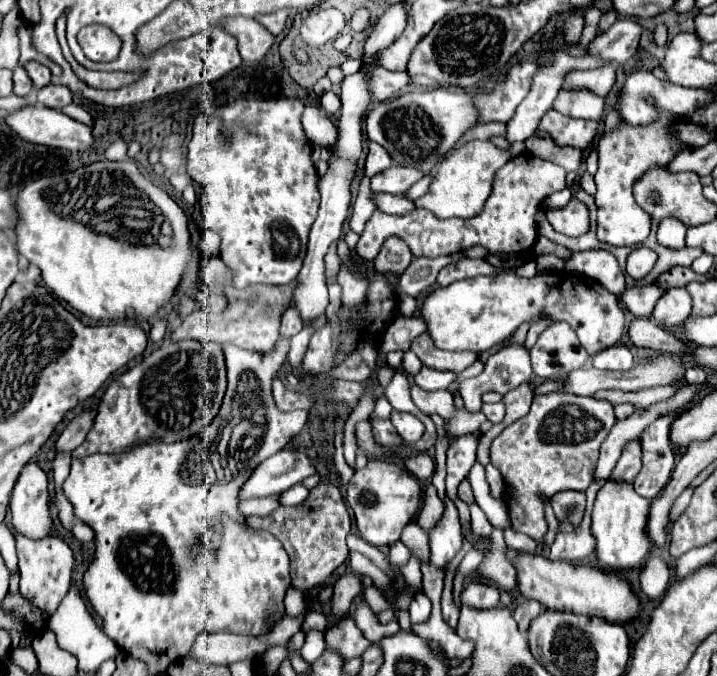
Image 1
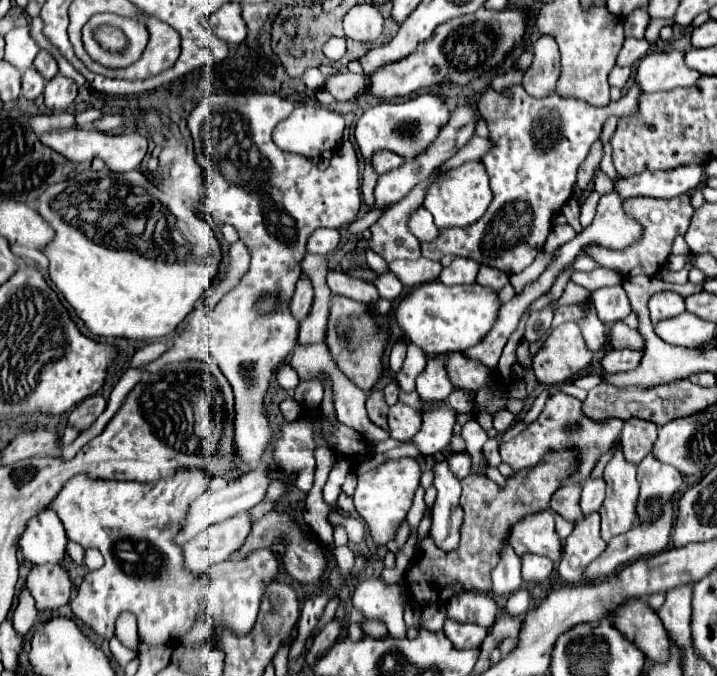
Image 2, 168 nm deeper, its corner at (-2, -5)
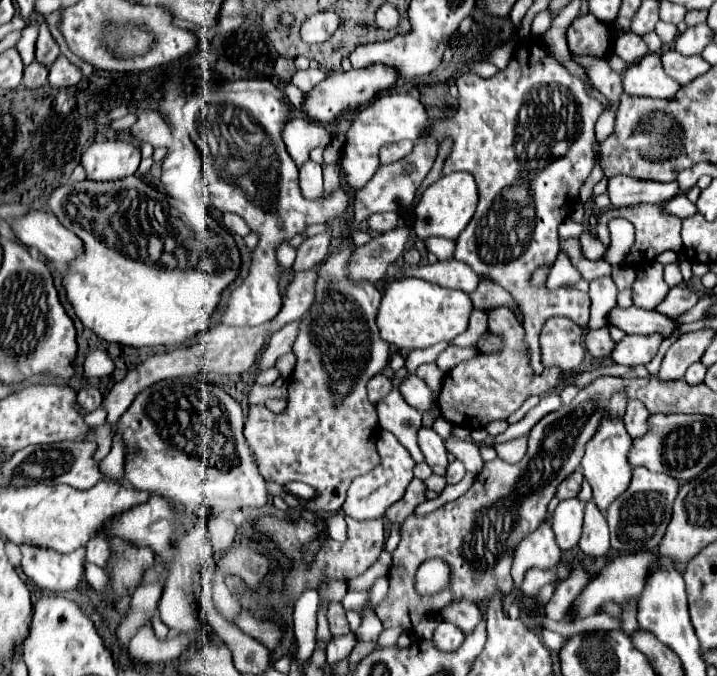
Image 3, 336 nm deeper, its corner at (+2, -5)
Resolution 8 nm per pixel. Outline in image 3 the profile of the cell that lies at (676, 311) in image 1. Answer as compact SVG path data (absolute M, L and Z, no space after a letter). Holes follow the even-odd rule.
M653 263L647 267L643 281L633 283L633 303L641 309L655 309L667 297L669 285L663 281L663 267Z

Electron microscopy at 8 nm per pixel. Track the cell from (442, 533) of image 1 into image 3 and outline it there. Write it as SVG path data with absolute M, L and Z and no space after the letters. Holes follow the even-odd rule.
M425 427L419 429L417 439L419 439L419 447L425 455L425 463L433 469L435 475L445 477L449 461L447 461L447 451L443 445L443 439L433 429L425 429Z

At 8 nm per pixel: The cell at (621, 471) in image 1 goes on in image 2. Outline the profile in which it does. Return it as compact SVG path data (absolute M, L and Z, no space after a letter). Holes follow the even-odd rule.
M627 419L621 435L621 447L627 461L639 463L647 453L651 453L657 439L657 425L643 419Z

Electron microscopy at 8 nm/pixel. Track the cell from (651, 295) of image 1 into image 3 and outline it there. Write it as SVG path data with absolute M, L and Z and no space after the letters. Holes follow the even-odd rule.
M603 277L597 281L591 281L589 285L589 297L591 297L591 321L589 329L607 327L607 313L617 307L617 287L611 277Z

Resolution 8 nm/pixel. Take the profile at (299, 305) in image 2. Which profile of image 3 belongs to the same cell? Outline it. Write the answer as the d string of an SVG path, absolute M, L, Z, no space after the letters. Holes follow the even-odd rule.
M329 223L325 227L327 227L325 233L309 237L307 241L303 241L299 245L297 259L295 259L295 265L293 265L295 271L309 271L315 265L323 263L323 257L327 257L327 253L329 253L329 239L331 239Z

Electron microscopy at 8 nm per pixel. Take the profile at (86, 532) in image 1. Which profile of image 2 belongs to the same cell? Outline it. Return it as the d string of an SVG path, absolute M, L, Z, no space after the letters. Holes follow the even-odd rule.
M87 549L85 551L85 563L87 563L87 567L91 571L95 571L95 569L99 569L103 565L103 557L101 557L101 553L97 549Z

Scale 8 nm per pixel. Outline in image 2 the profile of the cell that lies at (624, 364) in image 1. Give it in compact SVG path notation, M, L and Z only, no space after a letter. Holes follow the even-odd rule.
M611 349L601 365L607 373L621 373L621 371L631 371L639 365L639 361L643 359L643 349Z

